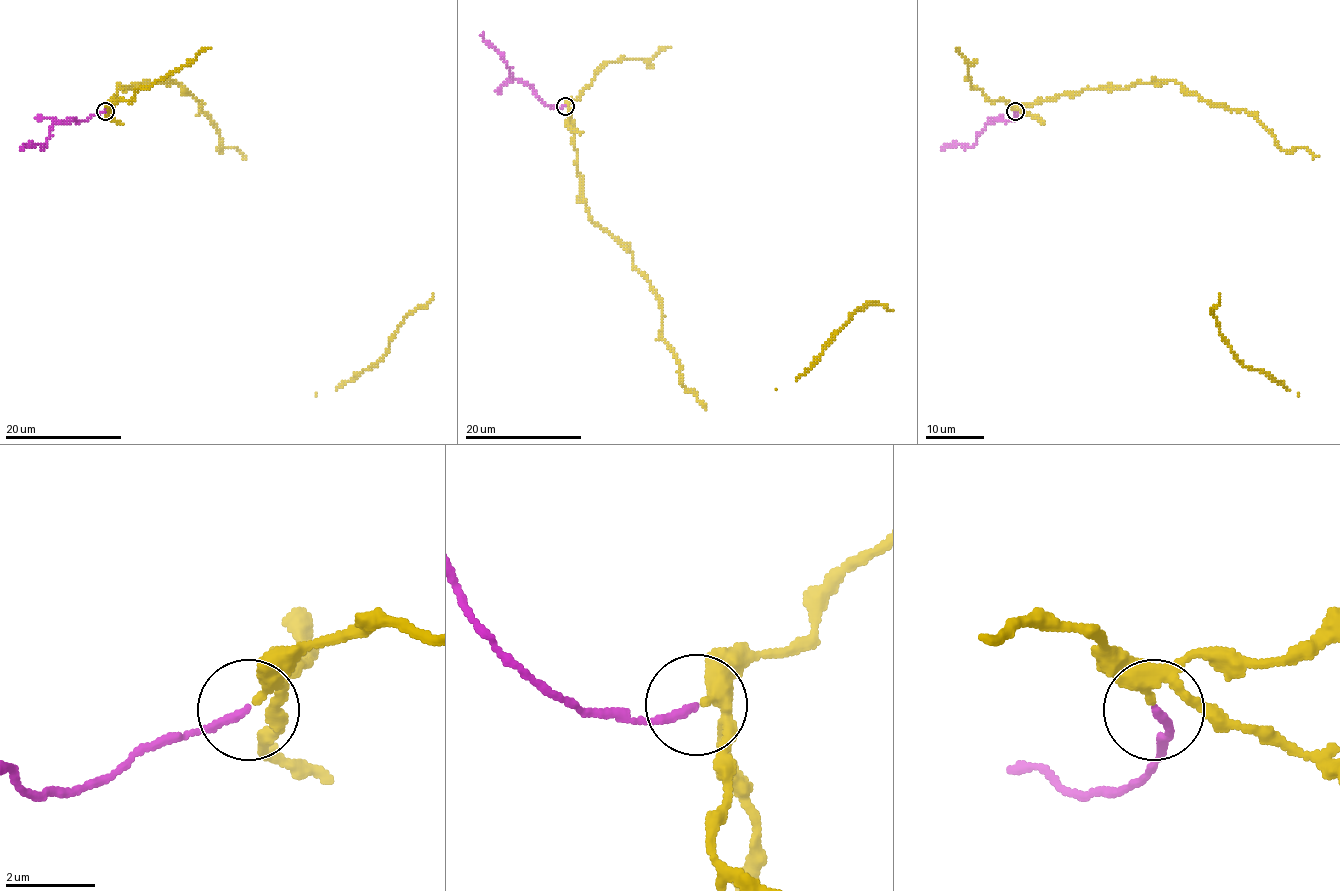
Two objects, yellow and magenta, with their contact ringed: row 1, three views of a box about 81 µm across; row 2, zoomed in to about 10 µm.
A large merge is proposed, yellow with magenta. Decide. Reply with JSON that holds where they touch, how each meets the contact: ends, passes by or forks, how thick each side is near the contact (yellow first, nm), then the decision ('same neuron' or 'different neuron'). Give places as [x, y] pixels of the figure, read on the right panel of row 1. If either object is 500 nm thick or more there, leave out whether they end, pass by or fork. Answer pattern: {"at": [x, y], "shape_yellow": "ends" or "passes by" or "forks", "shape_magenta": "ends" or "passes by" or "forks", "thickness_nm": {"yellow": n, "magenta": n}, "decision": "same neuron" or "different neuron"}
{"at": [1015, 111], "shape_yellow": "passes by", "shape_magenta": "ends", "thickness_nm": {"yellow": 280, "magenta": 170}, "decision": "same neuron"}

